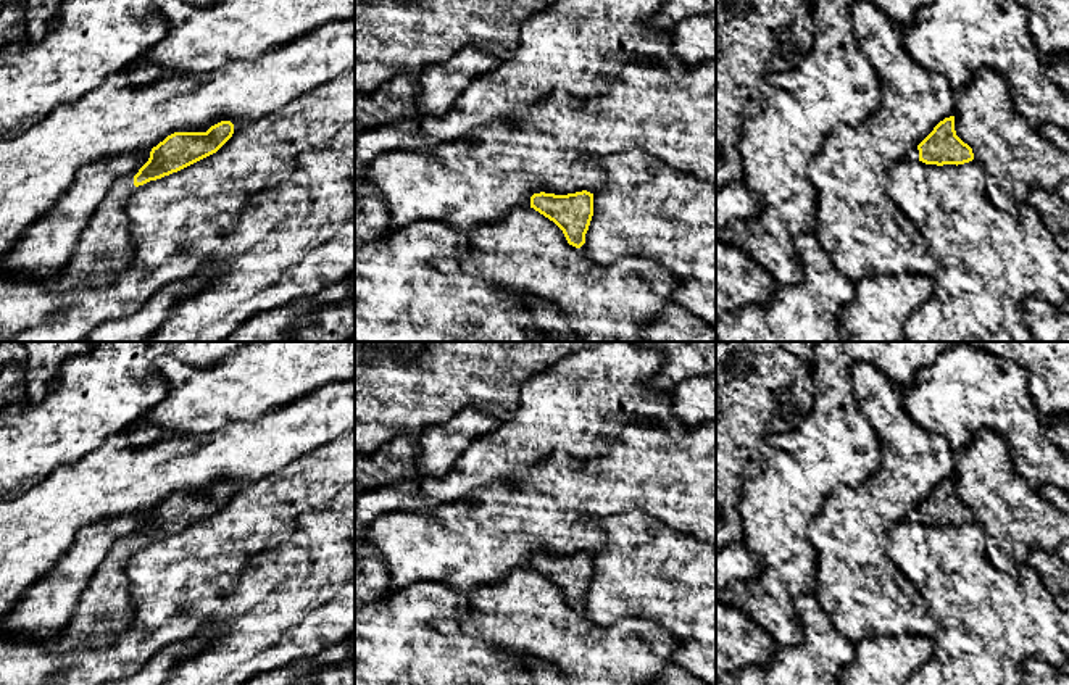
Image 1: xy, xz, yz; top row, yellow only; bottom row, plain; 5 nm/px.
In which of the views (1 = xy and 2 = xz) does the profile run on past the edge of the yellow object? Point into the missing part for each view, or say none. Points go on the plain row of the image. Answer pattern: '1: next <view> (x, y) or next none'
1: next xy (105, 610)
2: next none

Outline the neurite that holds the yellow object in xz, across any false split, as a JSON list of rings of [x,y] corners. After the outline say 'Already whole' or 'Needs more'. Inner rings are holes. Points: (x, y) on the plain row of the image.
[[[587,551],[568,556],[540,553],[530,558],[530,569],[553,582],[569,606],[580,609],[585,604],[593,577],[593,554]]]. Already whole

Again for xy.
[[[221,482],[211,487],[206,493],[174,493],[152,509],[148,522],[135,537],[118,538],[81,596],[81,601],[66,629],[68,640],[64,648],[87,641],[89,638],[94,640],[94,646],[106,646],[116,638],[118,633],[132,625],[135,614],[131,598],[131,583],[126,575],[127,558],[139,546],[177,533],[216,514],[232,498],[232,495],[234,485],[231,482]]]. Needs more

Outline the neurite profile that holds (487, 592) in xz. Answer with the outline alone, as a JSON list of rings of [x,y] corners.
[[[514,569],[503,580],[477,587],[468,596],[469,614],[439,621],[439,630],[484,638],[514,654],[545,661],[569,677],[571,685],[651,685],[672,666],[672,653],[679,648],[677,638],[645,619],[624,617],[608,625],[592,622],[534,569]]]

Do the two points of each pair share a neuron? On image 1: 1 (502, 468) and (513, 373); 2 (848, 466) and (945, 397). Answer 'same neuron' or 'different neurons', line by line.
1: different neurons
2: different neurons

